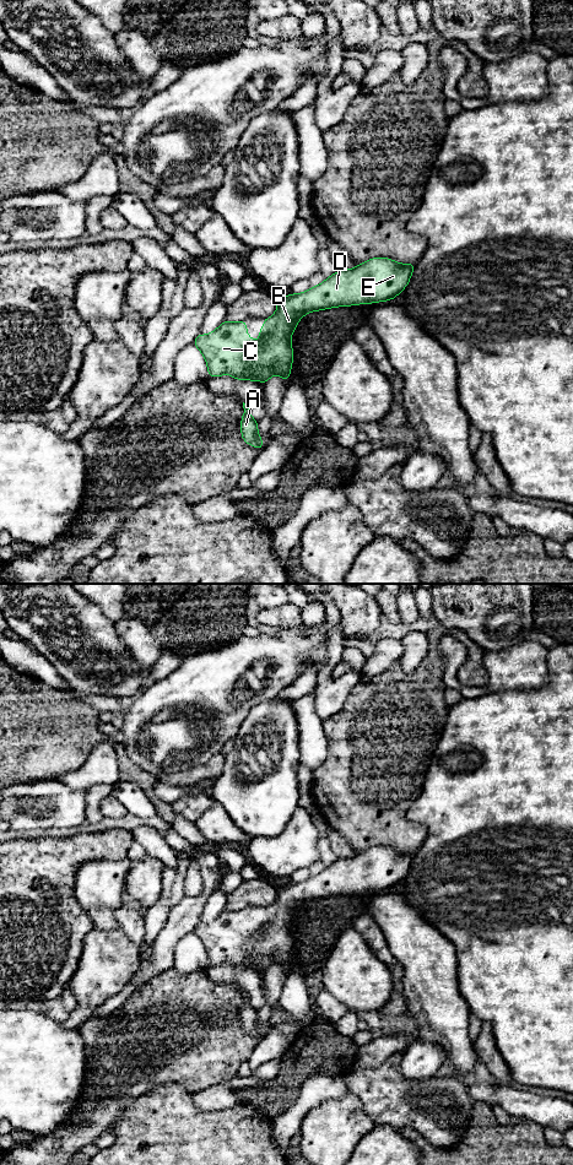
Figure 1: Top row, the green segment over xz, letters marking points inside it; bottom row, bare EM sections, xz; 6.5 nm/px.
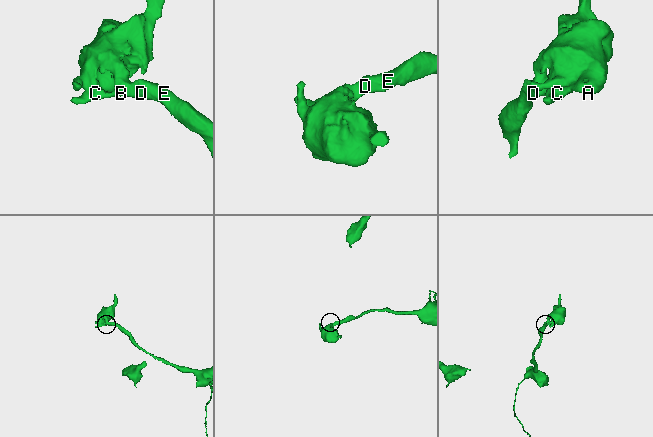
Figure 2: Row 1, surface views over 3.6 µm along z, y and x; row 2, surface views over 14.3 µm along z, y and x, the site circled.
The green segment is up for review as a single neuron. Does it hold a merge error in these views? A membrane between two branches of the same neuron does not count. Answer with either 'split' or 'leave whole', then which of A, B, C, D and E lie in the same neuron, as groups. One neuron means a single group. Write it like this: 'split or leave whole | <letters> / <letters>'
leave whole | A B C D E

